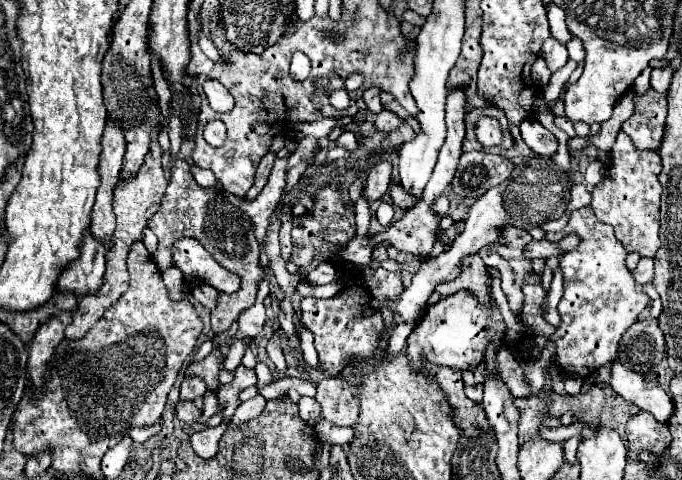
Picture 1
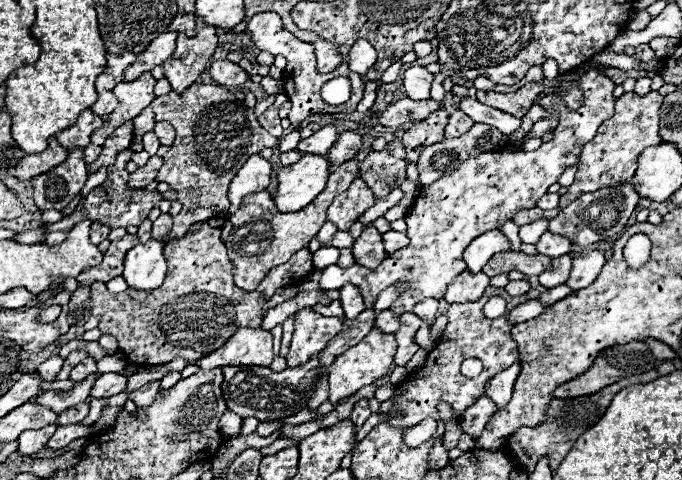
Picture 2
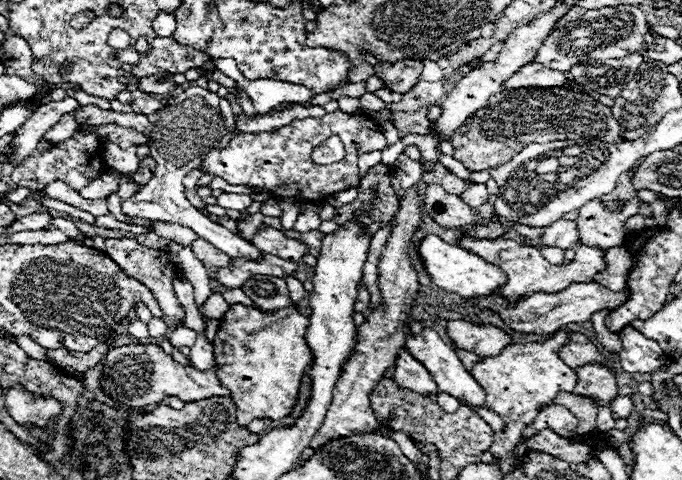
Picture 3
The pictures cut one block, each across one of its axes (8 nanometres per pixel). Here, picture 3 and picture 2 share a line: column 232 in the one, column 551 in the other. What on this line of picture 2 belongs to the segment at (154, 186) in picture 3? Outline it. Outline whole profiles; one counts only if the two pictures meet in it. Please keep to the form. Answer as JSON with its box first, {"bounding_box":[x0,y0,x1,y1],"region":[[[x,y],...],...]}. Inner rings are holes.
{"bounding_box":[536,232,570,258],"region":[[[546,232],[540,242],[536,244],[538,248],[538,254],[544,254],[544,256],[550,256],[550,258],[560,258],[564,254],[570,252],[570,242],[568,238],[562,238],[558,234],[552,234],[552,232]]]}

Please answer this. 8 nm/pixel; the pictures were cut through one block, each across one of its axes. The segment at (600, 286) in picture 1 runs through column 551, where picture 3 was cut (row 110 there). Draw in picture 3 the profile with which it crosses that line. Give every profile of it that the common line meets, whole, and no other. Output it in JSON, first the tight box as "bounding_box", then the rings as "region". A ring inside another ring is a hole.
{"bounding_box":[200,110,386,204],"region":[[[336,110],[332,114],[324,114],[322,118],[304,118],[294,120],[272,132],[256,132],[256,134],[238,134],[224,150],[210,150],[200,164],[204,174],[220,176],[232,186],[260,188],[270,192],[276,198],[294,198],[298,202],[318,204],[338,192],[344,192],[352,186],[359,186],[358,150],[374,152],[386,146],[386,138],[380,132],[380,126],[372,122],[364,114],[346,114]],[[340,136],[346,146],[348,156],[336,164],[318,166],[312,162],[310,154],[316,146],[320,146],[326,138]]]}

